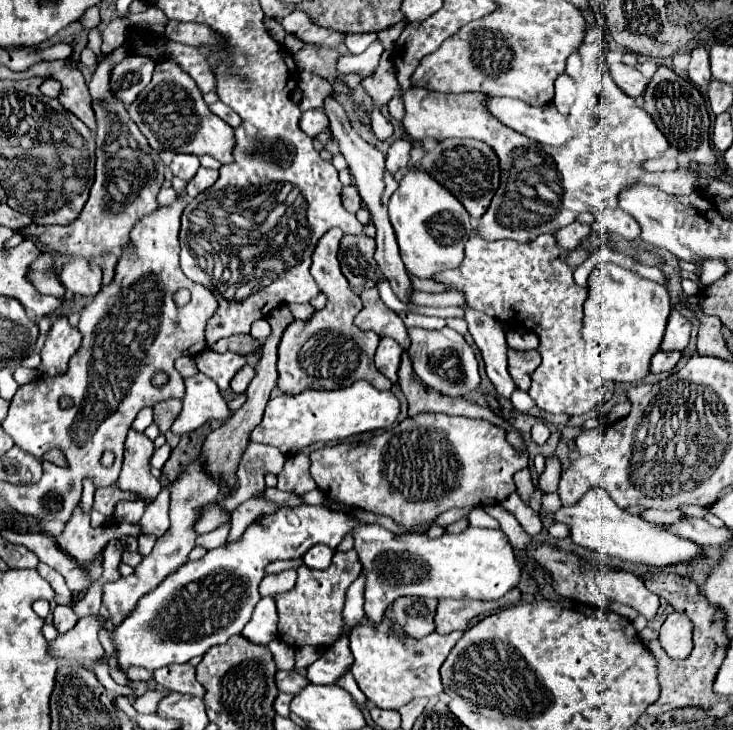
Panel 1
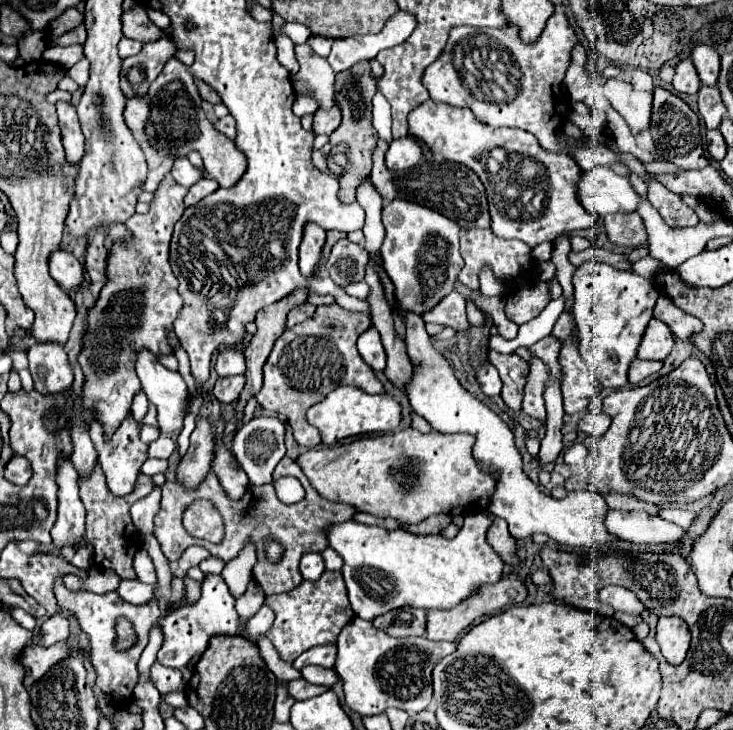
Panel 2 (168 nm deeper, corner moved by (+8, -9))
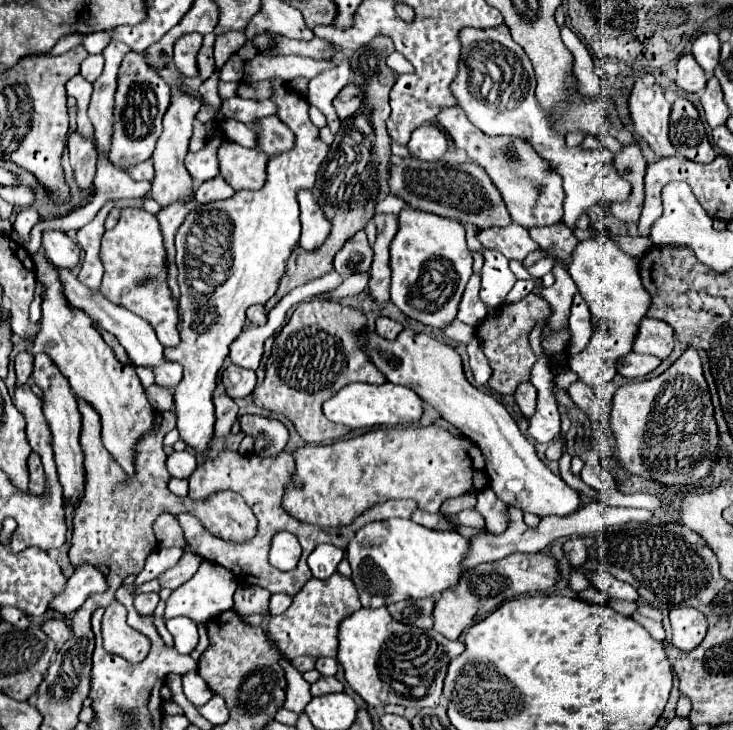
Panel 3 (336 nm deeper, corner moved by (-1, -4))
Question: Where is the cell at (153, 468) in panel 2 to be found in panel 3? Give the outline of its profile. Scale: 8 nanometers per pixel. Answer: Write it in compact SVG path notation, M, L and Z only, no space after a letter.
M182 451L182 453L172 453L168 459L166 459L166 467L170 471L170 475L174 477L180 477L180 479L188 479L192 475L192 471L196 469L196 457L188 451Z

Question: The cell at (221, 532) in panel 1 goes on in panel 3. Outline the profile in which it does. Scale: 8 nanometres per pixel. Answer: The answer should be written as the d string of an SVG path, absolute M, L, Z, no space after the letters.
M184 553L184 555L180 557L180 561L178 561L172 569L164 571L164 573L158 577L160 585L162 585L162 587L168 587L168 589L180 587L180 585L186 583L188 579L192 579L192 575L198 571L198 567L200 567L202 561L204 561L204 559L202 559L200 555L196 555L196 553Z

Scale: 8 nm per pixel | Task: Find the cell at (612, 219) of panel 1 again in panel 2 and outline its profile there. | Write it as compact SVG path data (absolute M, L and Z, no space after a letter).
M637 212L631 214L607 214L605 216L605 230L609 240L619 246L639 246L647 240L647 232L643 228L643 220Z

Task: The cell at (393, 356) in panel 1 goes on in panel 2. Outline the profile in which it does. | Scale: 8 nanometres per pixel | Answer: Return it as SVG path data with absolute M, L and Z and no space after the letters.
M373 326L369 330L365 330L363 336L359 336L357 348L363 354L363 360L373 370L383 370L385 368L385 350L383 350L383 344L381 344L381 336Z

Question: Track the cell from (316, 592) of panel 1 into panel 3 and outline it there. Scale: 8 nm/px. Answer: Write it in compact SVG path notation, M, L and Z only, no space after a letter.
M334 573L330 579L310 579L292 599L292 605L282 615L270 617L270 635L278 641L278 647L286 659L296 659L300 655L312 657L336 657L338 653L338 629L340 621L348 617L348 613L356 613L360 609L358 593L350 577Z

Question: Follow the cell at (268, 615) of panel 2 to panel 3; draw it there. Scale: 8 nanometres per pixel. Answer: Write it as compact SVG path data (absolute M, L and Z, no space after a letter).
M278 593L278 595L272 595L270 597L270 615L280 615L284 613L292 603L292 597L290 595L284 595L284 593Z

